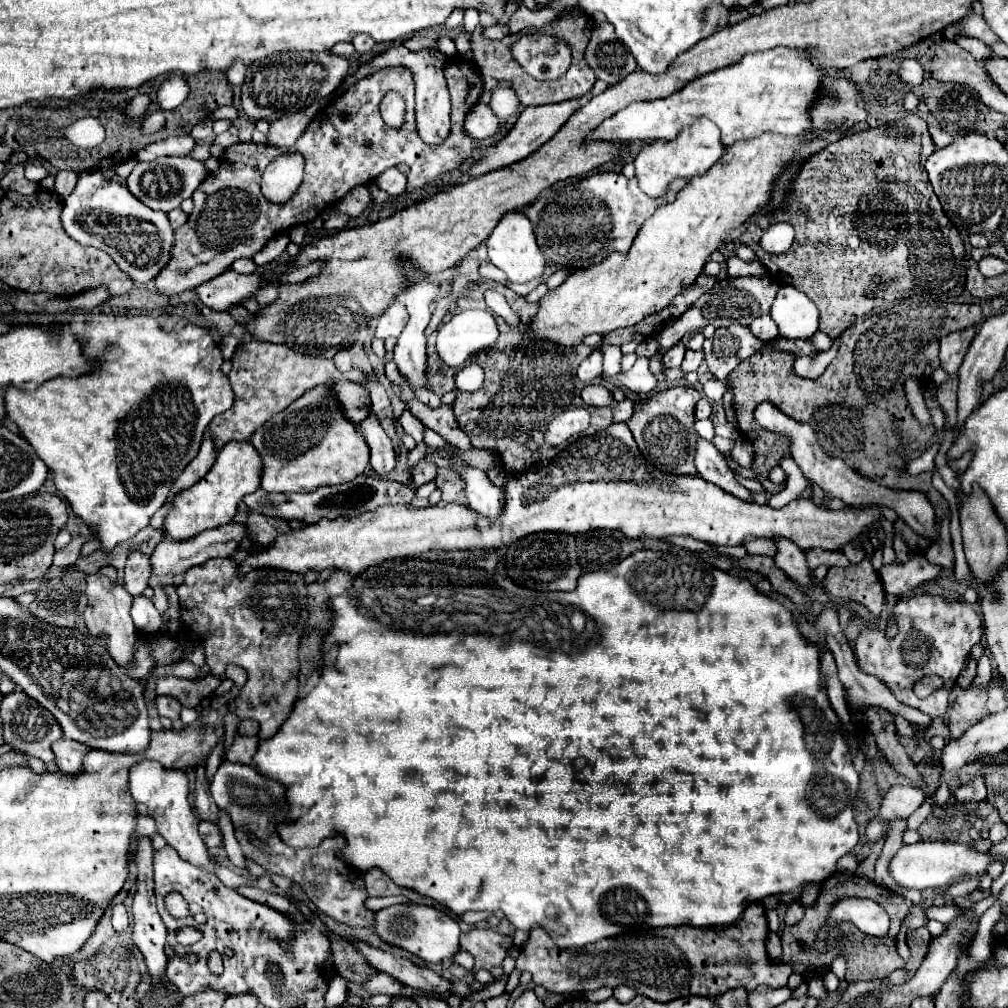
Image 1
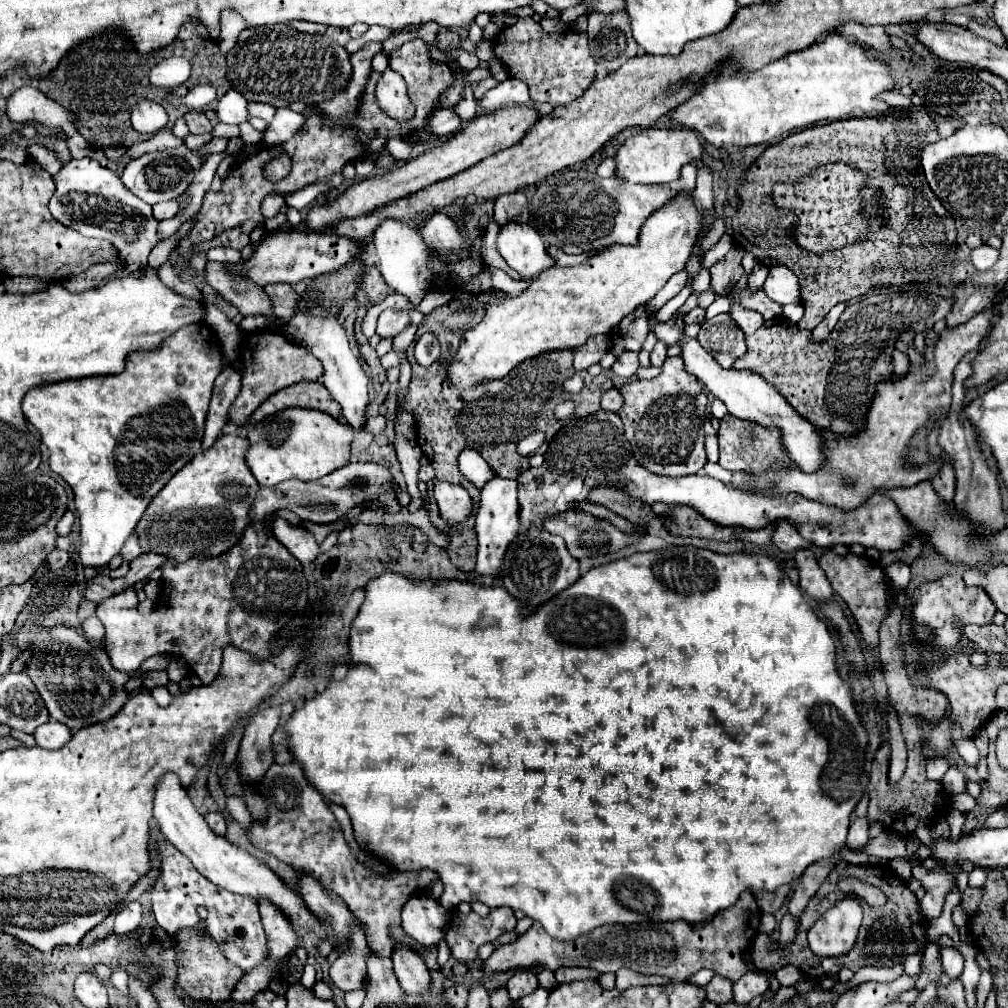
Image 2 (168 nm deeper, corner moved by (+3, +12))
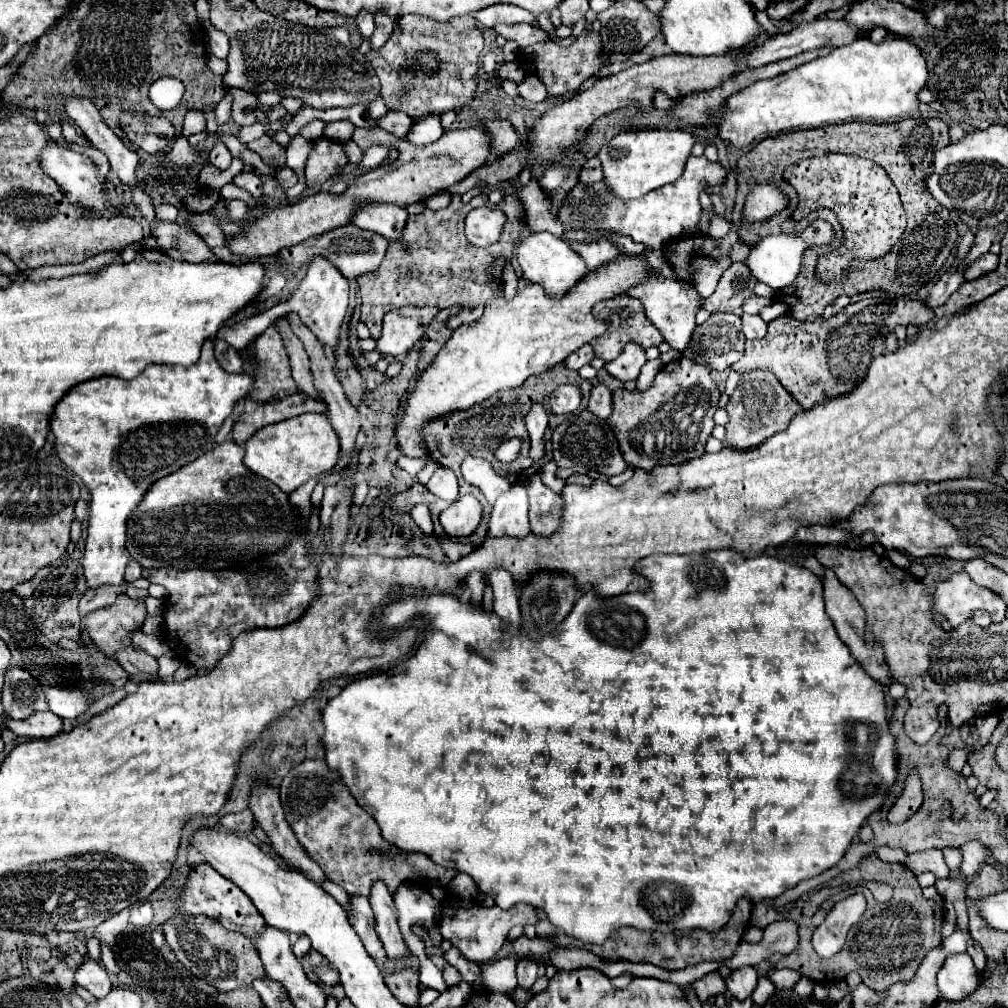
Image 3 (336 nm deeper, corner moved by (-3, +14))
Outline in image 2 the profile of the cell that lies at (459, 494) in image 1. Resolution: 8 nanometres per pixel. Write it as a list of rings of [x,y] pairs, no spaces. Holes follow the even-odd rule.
[[[436,311],[428,315],[426,327],[418,329],[418,333],[432,331],[438,337],[438,341],[442,345],[442,357],[440,357],[440,361],[436,361],[436,365],[428,367],[428,369],[424,369],[414,359],[414,343],[416,343],[416,339],[408,347],[408,361],[412,365],[412,381],[410,381],[410,393],[406,395],[406,401],[404,401],[402,409],[408,409],[408,411],[414,413],[416,427],[418,427],[418,443],[420,443],[422,451],[426,453],[430,465],[434,467],[436,479],[450,481],[450,483],[466,487],[466,479],[462,477],[462,473],[458,471],[458,465],[456,465],[456,457],[458,457],[458,453],[462,449],[476,449],[480,455],[484,455],[484,459],[488,461],[488,465],[494,469],[496,475],[500,475],[500,477],[514,477],[516,479],[524,469],[530,467],[528,465],[530,457],[528,455],[518,455],[518,451],[516,451],[518,441],[524,439],[526,435],[534,433],[534,431],[554,431],[554,407],[560,401],[572,397],[572,393],[564,391],[564,381],[576,373],[574,367],[572,367],[574,351],[550,351],[550,353],[542,353],[542,355],[538,355],[538,357],[534,357],[530,361],[520,363],[518,367],[514,367],[510,371],[510,375],[506,375],[502,379],[478,383],[478,385],[474,385],[474,389],[456,389],[448,381],[448,367],[446,365],[452,361],[454,353],[458,351],[460,333],[446,335],[442,331],[442,327],[440,327],[442,319],[438,319],[434,315],[436,315]]]

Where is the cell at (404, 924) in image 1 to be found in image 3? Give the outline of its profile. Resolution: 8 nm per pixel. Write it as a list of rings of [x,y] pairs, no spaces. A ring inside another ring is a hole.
[[[402,883],[394,893],[394,907],[398,911],[398,925],[402,931],[412,929],[418,921],[426,923],[426,929],[436,923],[438,901],[420,887]]]

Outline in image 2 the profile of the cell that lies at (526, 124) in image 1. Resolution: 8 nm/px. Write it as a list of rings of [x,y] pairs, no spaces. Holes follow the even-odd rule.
[[[506,107],[506,109],[498,109],[494,113],[486,113],[480,115],[476,119],[472,119],[470,123],[464,123],[462,131],[458,131],[452,139],[448,139],[442,147],[432,147],[422,151],[420,155],[416,155],[414,159],[410,159],[408,163],[404,163],[402,167],[396,167],[392,171],[386,171],[382,175],[374,175],[370,179],[360,181],[358,185],[348,187],[338,199],[334,199],[332,203],[326,205],[314,205],[306,217],[306,227],[312,231],[330,231],[338,221],[342,219],[354,219],[360,217],[364,213],[374,211],[376,207],[388,205],[400,197],[412,195],[424,187],[430,187],[442,179],[448,179],[472,165],[476,165],[478,161],[504,151],[508,147],[514,147],[522,141],[524,133],[538,123],[540,113],[534,107]]]

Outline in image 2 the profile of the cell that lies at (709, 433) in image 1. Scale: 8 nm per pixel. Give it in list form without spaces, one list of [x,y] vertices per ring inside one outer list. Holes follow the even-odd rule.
[[[706,435],[706,453],[710,463],[718,463],[718,437],[716,435]]]

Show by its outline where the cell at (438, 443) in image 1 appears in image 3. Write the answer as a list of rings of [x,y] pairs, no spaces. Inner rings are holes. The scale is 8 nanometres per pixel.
[[[466,457],[464,465],[462,465],[462,475],[464,475],[464,479],[468,483],[472,483],[472,485],[476,485],[476,487],[480,487],[484,491],[486,501],[490,505],[494,505],[494,501],[498,499],[500,493],[510,489],[510,483],[504,477],[496,475],[492,465],[488,461],[484,461],[484,459]]]

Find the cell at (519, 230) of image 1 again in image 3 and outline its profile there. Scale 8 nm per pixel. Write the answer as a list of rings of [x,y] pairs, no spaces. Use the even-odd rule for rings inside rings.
[[[530,233],[528,237],[524,237],[516,249],[516,261],[522,267],[524,279],[544,287],[544,291],[552,295],[552,299],[562,299],[576,283],[580,283],[588,275],[584,259],[564,241],[552,237],[552,233]]]

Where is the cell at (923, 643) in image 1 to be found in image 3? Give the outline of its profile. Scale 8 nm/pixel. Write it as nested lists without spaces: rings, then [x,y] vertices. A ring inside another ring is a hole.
[[[964,571],[940,583],[934,593],[934,605],[938,615],[950,619],[952,625],[964,623],[976,609],[988,611],[994,623],[1002,621],[1006,613],[1006,603],[994,591],[976,585]]]

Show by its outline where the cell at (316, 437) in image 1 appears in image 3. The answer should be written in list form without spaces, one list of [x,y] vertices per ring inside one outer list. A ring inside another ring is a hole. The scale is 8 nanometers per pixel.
[[[306,413],[256,431],[244,443],[244,451],[244,465],[252,473],[272,481],[282,491],[292,493],[308,479],[316,479],[320,473],[334,469],[340,455],[340,439],[332,429],[328,417],[322,413]]]

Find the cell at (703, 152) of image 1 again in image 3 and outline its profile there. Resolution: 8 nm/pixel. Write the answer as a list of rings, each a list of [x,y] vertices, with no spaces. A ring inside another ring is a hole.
[[[670,129],[620,131],[598,153],[604,171],[602,181],[614,197],[622,201],[638,199],[666,183],[676,181],[684,171],[684,161],[688,159],[694,143],[696,143],[694,135],[686,131],[670,131]]]

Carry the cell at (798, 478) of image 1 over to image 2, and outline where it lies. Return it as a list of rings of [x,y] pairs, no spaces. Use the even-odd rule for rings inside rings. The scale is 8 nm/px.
[[[720,313],[704,321],[698,333],[698,341],[724,369],[730,369],[734,361],[746,353],[744,333],[728,313]]]

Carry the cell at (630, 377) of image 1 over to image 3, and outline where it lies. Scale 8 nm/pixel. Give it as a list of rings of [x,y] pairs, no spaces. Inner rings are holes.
[[[628,343],[618,359],[604,365],[604,369],[618,381],[636,381],[642,365],[646,363],[646,353],[638,343]]]

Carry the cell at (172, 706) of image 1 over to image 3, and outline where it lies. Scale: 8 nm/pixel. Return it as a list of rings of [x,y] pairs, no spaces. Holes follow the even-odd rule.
[[[126,647],[126,649],[120,649],[120,653],[116,655],[116,661],[130,673],[130,675],[136,675],[136,673],[158,673],[158,661],[140,651],[140,649],[134,649],[134,647]]]

